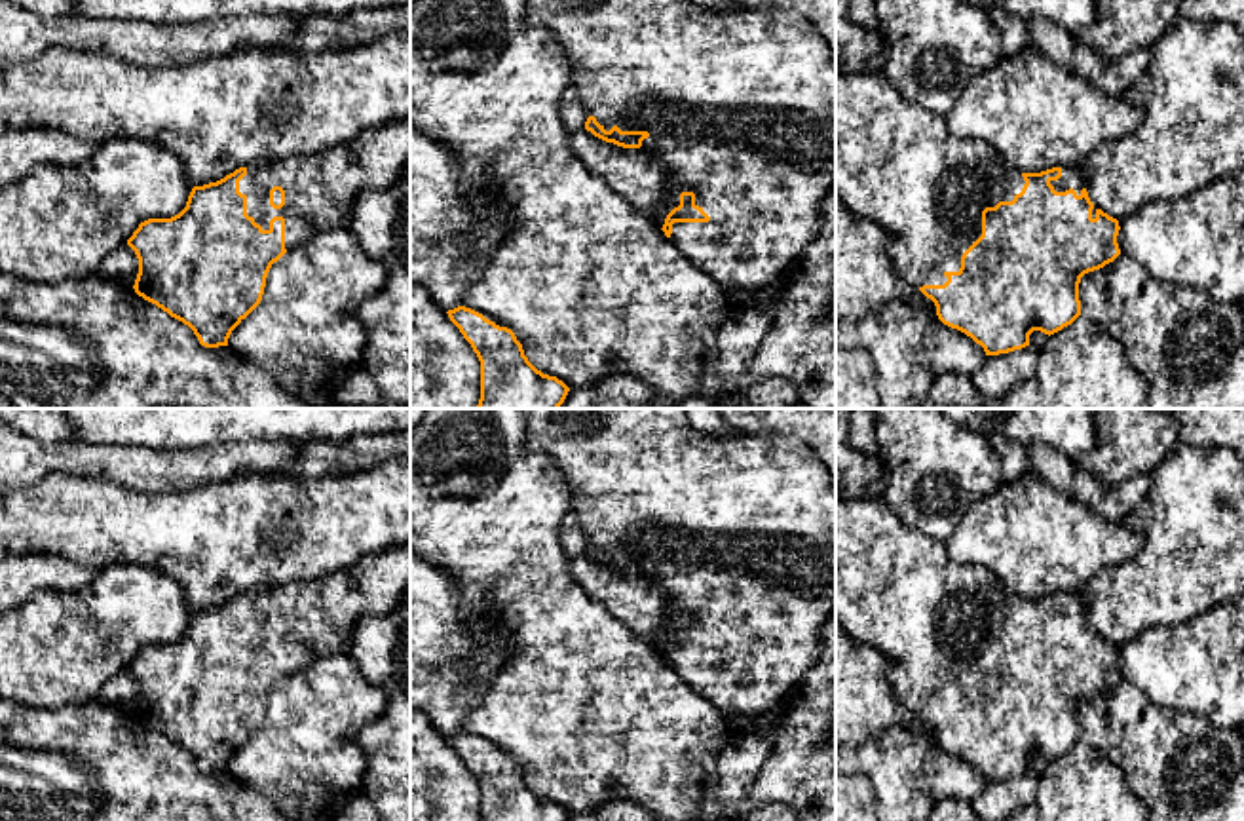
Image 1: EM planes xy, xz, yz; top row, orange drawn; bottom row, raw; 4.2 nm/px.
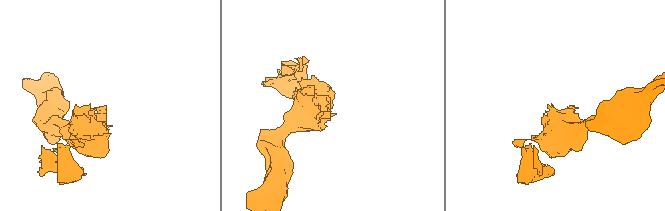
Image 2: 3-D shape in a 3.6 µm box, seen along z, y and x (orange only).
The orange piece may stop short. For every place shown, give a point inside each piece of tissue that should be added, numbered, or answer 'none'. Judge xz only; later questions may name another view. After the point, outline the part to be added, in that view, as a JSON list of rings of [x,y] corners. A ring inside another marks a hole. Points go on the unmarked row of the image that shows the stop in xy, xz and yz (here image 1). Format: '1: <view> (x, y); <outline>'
1: xz (739, 531); [[[524,409],[524,414],[530,447],[545,452],[568,483],[572,511],[579,519],[585,542],[594,542],[606,557],[617,551],[621,557],[650,559],[642,566],[642,574],[665,591],[672,610],[672,623],[661,639],[669,640],[678,633],[682,618],[693,618],[695,631],[710,642],[708,648],[674,648],[669,665],[686,684],[707,697],[729,726],[739,718],[752,720],[771,711],[817,659],[819,633],[836,612],[836,475],[796,435],[779,431],[737,433],[733,437],[707,435],[689,424],[686,409]]]

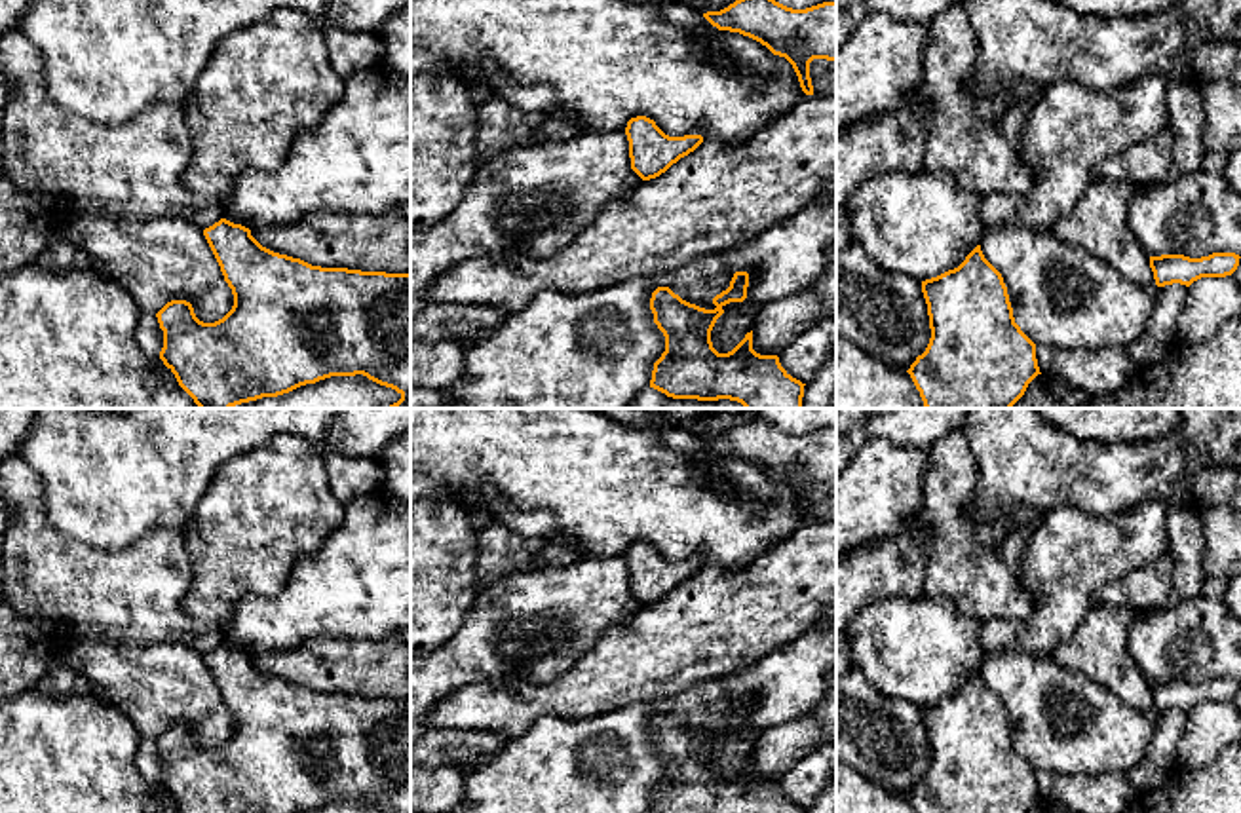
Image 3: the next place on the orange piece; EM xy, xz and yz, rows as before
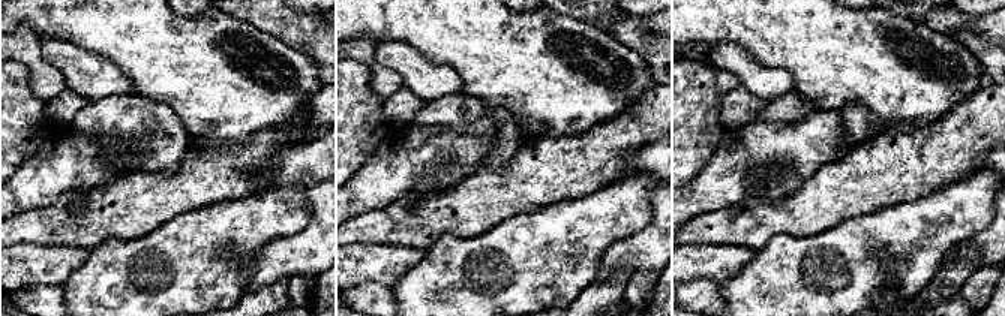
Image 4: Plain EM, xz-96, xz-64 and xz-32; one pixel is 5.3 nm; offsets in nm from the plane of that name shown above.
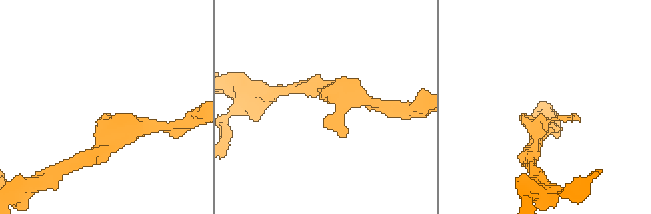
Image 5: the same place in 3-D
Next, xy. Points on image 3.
none

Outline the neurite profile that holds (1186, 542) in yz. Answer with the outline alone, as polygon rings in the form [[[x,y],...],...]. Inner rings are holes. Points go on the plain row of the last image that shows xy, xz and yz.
[[[1186,501],[1167,513],[1169,551],[1173,557],[1173,587],[1163,608],[1201,596],[1207,574],[1203,570],[1205,534],[1199,509]]]

